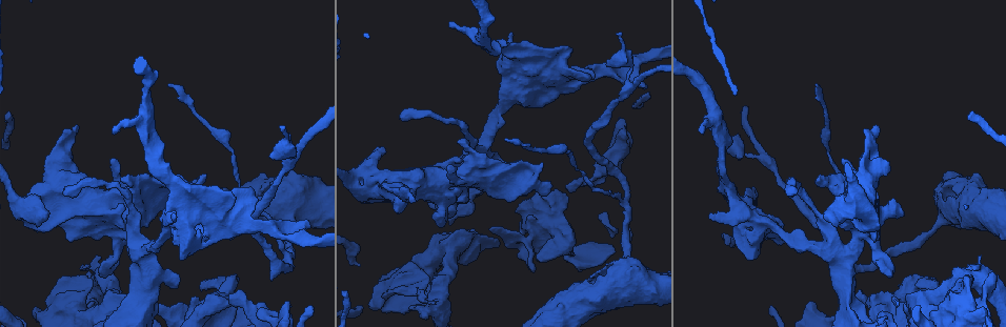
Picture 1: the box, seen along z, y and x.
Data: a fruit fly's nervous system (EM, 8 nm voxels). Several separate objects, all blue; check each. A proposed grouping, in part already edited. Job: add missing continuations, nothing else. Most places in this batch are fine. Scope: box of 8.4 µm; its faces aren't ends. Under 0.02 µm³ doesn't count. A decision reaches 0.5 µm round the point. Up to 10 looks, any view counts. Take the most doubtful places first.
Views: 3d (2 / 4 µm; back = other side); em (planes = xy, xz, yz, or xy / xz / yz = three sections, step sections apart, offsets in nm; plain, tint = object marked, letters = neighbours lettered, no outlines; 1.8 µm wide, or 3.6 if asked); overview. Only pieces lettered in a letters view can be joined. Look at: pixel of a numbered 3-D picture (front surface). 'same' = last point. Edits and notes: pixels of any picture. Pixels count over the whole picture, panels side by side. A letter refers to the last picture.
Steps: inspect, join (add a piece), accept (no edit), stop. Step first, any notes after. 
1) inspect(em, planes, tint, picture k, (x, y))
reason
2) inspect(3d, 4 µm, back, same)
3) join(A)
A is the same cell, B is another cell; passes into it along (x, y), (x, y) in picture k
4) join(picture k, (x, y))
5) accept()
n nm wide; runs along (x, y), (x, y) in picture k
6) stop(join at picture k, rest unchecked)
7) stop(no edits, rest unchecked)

inspect(em, planes, letters, picture 1, (136, 251))
abrupt turn

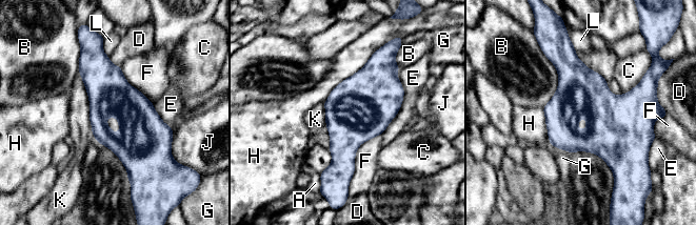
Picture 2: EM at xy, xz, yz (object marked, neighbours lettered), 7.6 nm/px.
accept()
H touches over 600 nm; A, B, C, D, E, F, G, H, J, K and L are other cells; no lettered piece goes on from it

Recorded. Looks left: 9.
inspect(em, planes, letters, picture 1, (795, 191))
end of a long branch

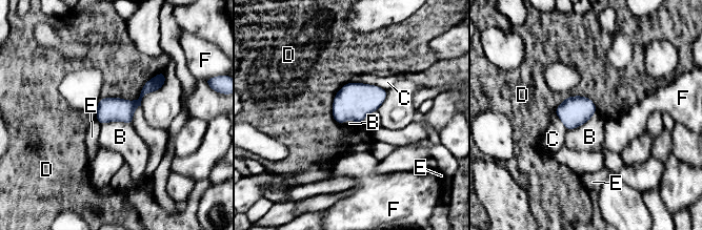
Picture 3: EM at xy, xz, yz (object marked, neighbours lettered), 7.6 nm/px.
accept()
B, C, D, E and F are other cells; runs along (162, 76), (133, 105), (99, 118) in picture 3; no lettered piece goes on from it

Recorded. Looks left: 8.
inspect(3d, 2 µm, picture 1, (929, 307))
arms part here

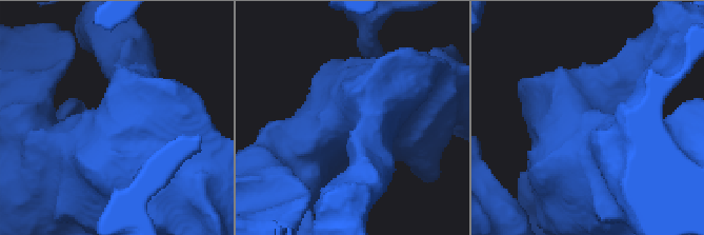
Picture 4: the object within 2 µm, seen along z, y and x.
inspect(em, planes, tint, picture 4, (581, 113))
shape alone is not enough

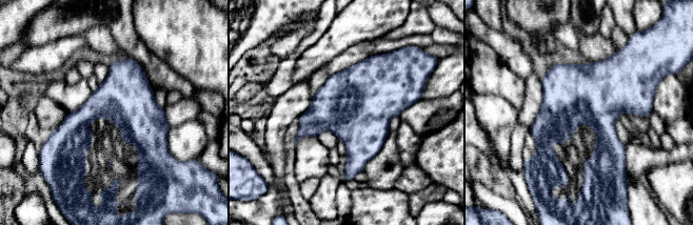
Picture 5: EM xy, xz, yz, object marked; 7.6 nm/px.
inspect(em, planes, letters, same)
see the neighbours

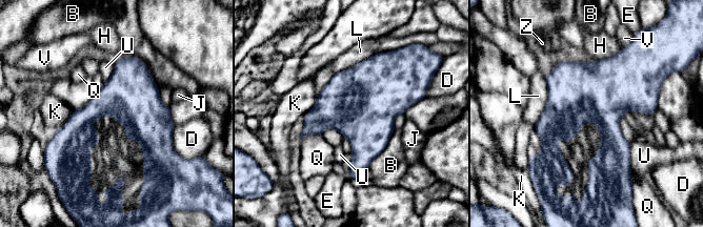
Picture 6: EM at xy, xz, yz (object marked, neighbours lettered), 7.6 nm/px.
accept()
B, D, E, H, J, K, L, Q, U, V and Z are other cells; border along (629, 143), (630, 169) in picture 6; none of them fits

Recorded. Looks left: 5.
inspect(3d, 4 µm, back, picture 1, (385, 285))
sudden change in width

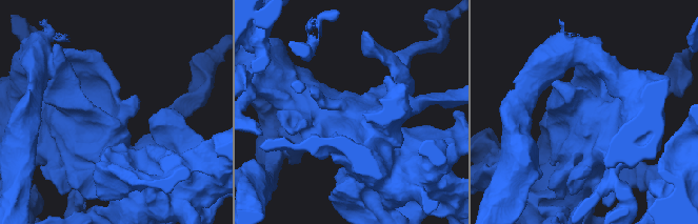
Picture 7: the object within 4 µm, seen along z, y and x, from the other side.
inspect(em, 3.6 µm, yz, step 4, tint, picture 7, (115, 106))
now the EM

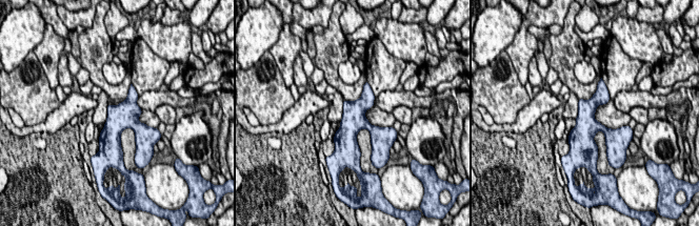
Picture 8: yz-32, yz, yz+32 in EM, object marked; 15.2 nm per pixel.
inspect(em, 3.6 µm, planes, letters, same)
cut it another way

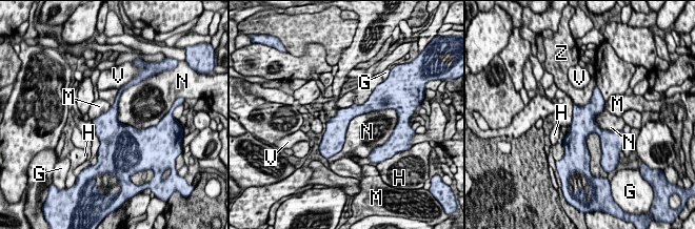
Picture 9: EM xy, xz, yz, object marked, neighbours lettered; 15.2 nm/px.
accept()
G, H, M, N, V and Z are other cells; runs along (371, 101), (337, 126), (337, 146) in picture 9; no lettered piece goes on from it

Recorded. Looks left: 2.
stop(no edits, rest unchecked)

